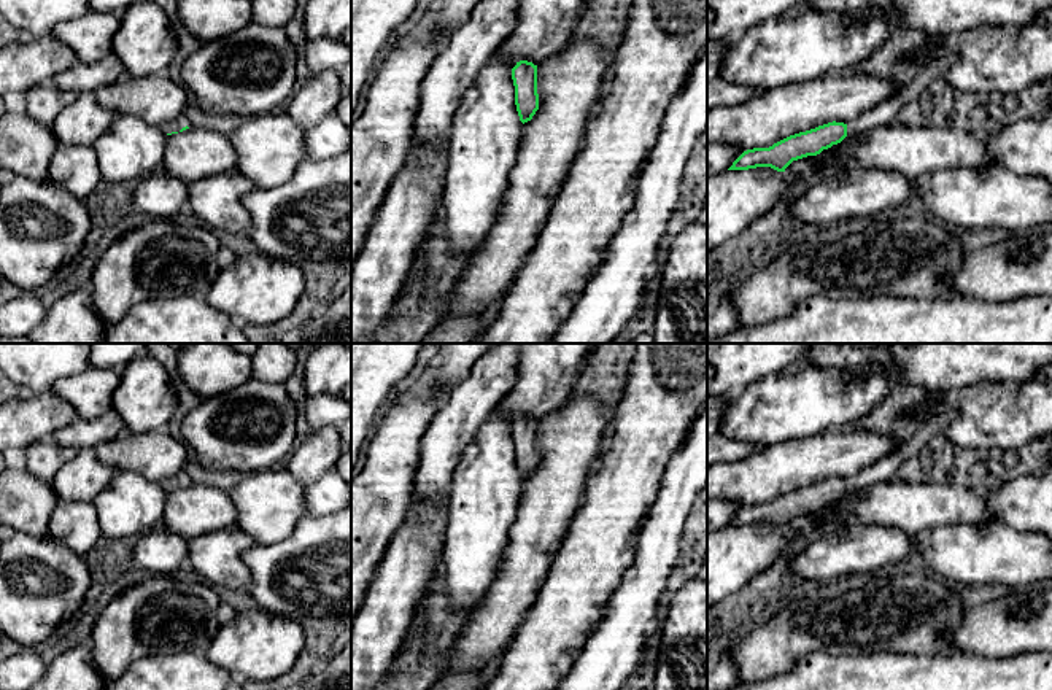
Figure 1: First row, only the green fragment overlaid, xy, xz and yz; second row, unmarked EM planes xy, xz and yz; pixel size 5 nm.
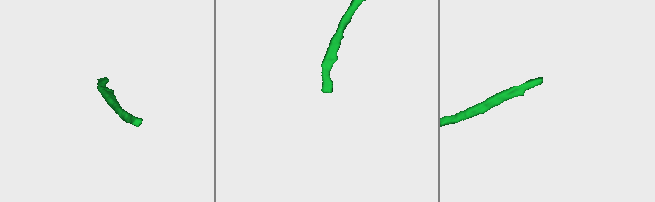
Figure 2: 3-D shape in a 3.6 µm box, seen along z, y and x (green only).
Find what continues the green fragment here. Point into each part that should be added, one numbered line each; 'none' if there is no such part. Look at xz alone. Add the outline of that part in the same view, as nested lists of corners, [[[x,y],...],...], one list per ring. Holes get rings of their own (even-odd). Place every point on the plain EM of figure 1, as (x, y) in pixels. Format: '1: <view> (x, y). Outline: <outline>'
none

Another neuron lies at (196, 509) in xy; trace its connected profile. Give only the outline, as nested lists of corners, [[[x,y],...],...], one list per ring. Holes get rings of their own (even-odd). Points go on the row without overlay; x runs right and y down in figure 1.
[[[202,483],[172,490],[165,498],[162,526],[186,541],[237,525],[237,509],[229,493]]]

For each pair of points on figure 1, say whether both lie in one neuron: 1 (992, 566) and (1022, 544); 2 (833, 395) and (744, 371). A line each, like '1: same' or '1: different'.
1: same
2: different

